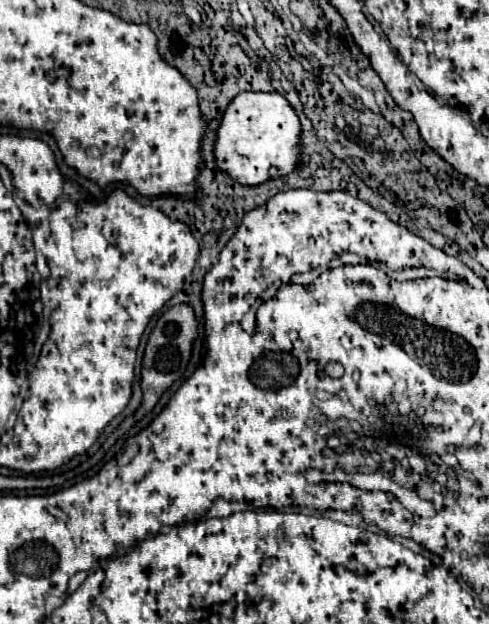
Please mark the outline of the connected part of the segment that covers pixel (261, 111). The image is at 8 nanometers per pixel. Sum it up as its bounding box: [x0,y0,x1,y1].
[215,92,303,186]

